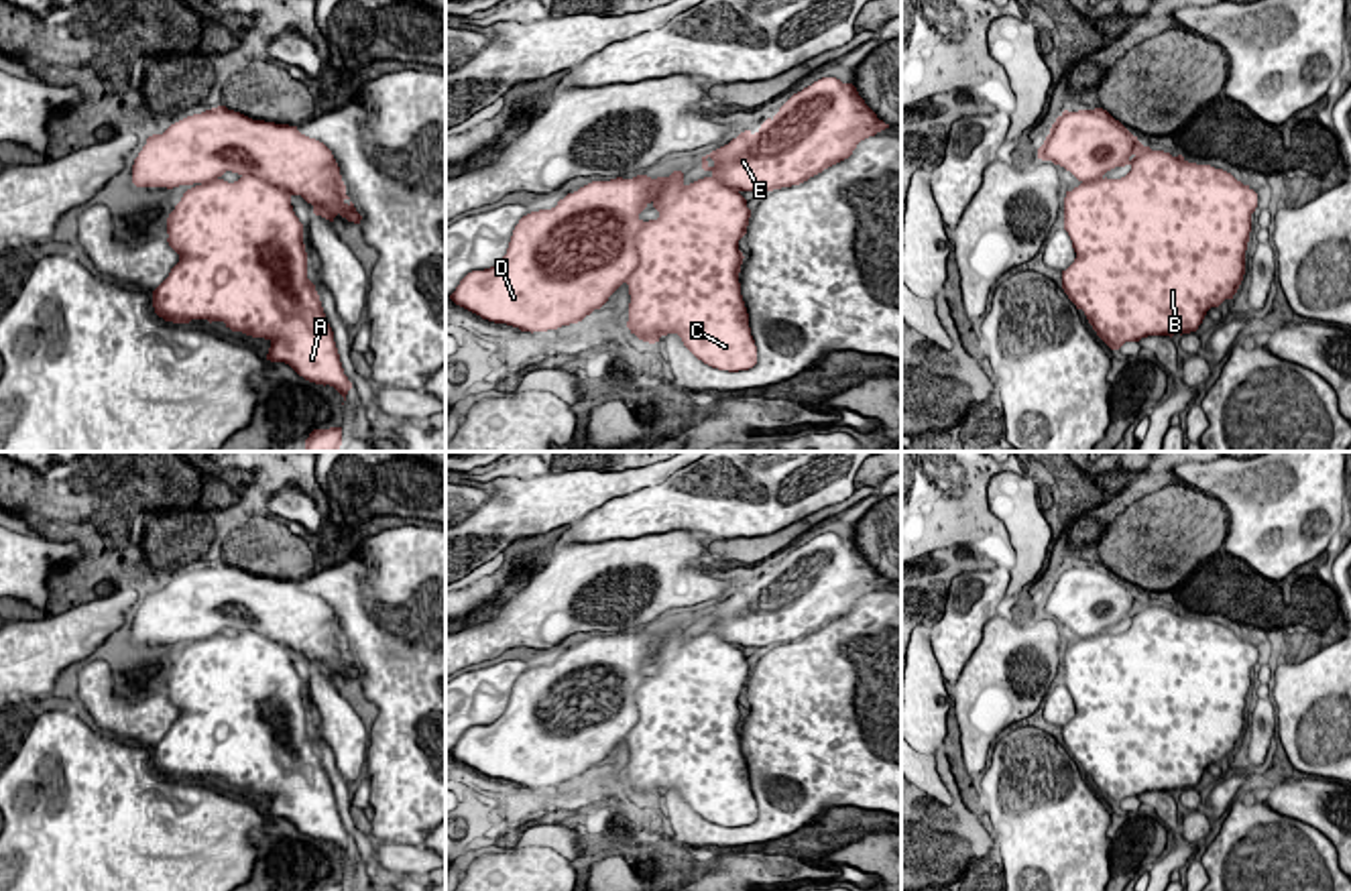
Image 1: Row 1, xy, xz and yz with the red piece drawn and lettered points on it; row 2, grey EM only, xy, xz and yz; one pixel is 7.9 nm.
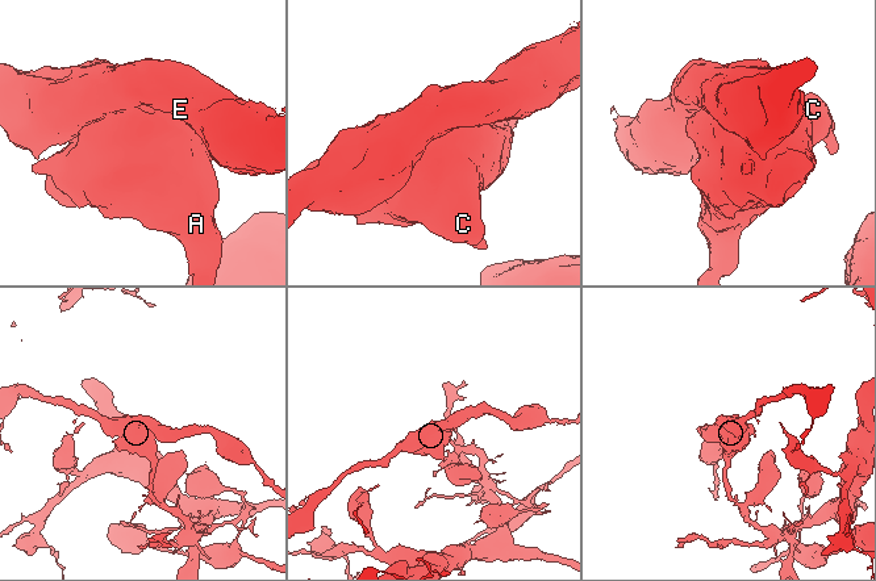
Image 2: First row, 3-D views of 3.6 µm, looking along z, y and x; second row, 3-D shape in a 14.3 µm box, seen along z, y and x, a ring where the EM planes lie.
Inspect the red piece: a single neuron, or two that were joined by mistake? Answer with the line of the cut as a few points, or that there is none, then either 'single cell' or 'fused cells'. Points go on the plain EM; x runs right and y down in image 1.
cut in xz along (645, 678), (635, 690), (637, 723), (625, 737); fused cells

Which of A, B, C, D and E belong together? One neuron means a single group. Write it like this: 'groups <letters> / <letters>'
groups A B C / D E

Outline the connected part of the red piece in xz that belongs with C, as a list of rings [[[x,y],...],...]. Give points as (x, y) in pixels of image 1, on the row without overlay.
[[[673,627],[653,653],[653,663],[659,673],[645,677],[635,690],[639,720],[627,734],[631,751],[627,783],[649,799],[678,789],[698,816],[718,826],[753,824],[757,801],[739,738],[745,714],[739,696],[747,690],[751,673],[747,655],[716,633],[686,641],[684,629]]]

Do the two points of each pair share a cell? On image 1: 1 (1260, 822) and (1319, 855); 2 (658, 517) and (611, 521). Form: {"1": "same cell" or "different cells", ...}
{"1": "same cell", "2": "same cell"}

